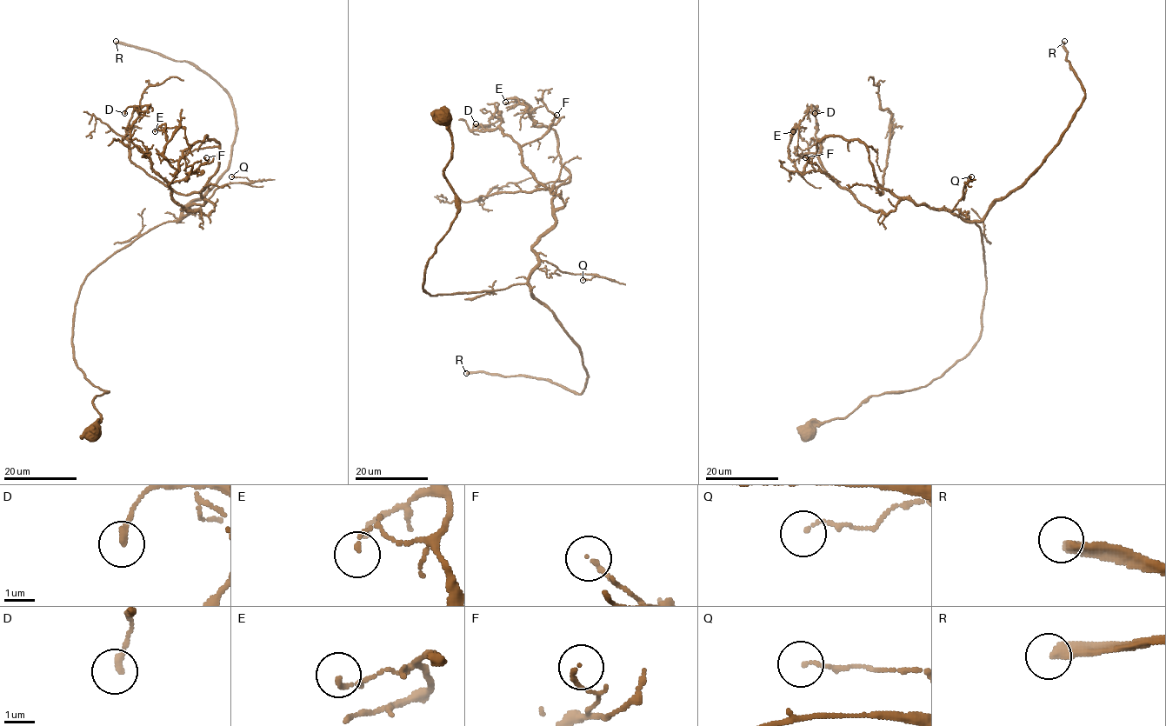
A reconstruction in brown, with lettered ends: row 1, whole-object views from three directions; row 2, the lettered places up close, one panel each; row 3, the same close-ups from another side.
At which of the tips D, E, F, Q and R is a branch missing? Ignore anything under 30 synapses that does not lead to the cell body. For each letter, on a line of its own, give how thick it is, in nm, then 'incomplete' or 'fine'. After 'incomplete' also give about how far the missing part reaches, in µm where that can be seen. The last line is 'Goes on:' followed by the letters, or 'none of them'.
D: 200 nm | fine
E: 140 nm | fine
F: 110 nm | fine
Q: 100 nm | fine
R: 400 nm | incomplete | 350 µm
Goes on: R

